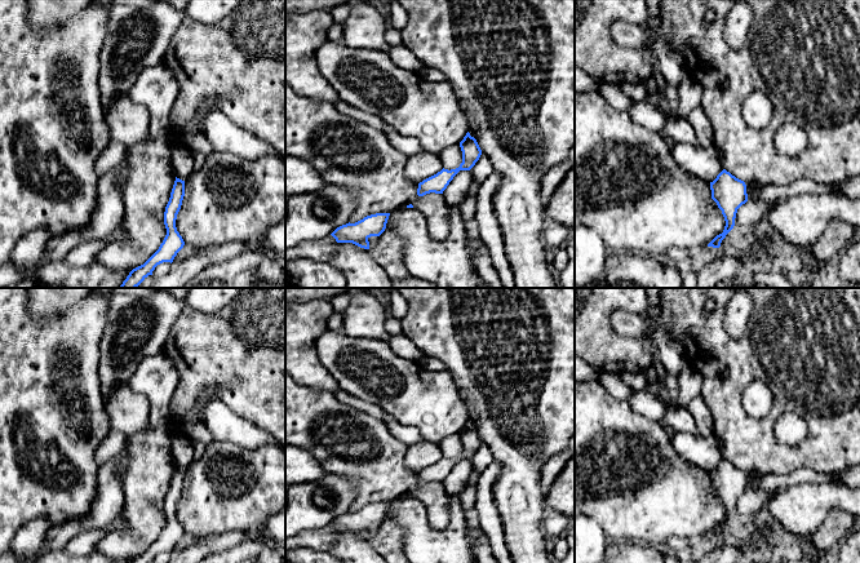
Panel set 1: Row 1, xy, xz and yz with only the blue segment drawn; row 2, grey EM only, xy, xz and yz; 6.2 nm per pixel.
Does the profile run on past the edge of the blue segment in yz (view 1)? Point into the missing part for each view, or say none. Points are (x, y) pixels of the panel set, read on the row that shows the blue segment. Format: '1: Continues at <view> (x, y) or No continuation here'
1: No continuation here

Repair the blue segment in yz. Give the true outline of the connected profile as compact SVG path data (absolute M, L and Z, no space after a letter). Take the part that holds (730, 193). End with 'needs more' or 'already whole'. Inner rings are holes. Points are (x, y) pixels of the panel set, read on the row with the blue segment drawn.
M723 169L717 178L710 182L712 199L726 221L722 234L717 235L708 247L719 248L722 240L733 229L737 209L748 201L746 185L744 181L736 178L730 172Z | already whole

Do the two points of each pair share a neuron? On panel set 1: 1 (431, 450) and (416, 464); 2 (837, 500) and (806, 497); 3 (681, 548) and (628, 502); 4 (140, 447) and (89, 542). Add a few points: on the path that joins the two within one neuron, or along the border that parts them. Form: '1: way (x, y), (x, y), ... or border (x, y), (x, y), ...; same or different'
1: way (428, 453), (420, 460); same
2: way (829, 499), (814, 499); same
3: border (677, 536), (686, 537); different
4: border (122, 517), (125, 526), (109, 531), (94, 549); different

